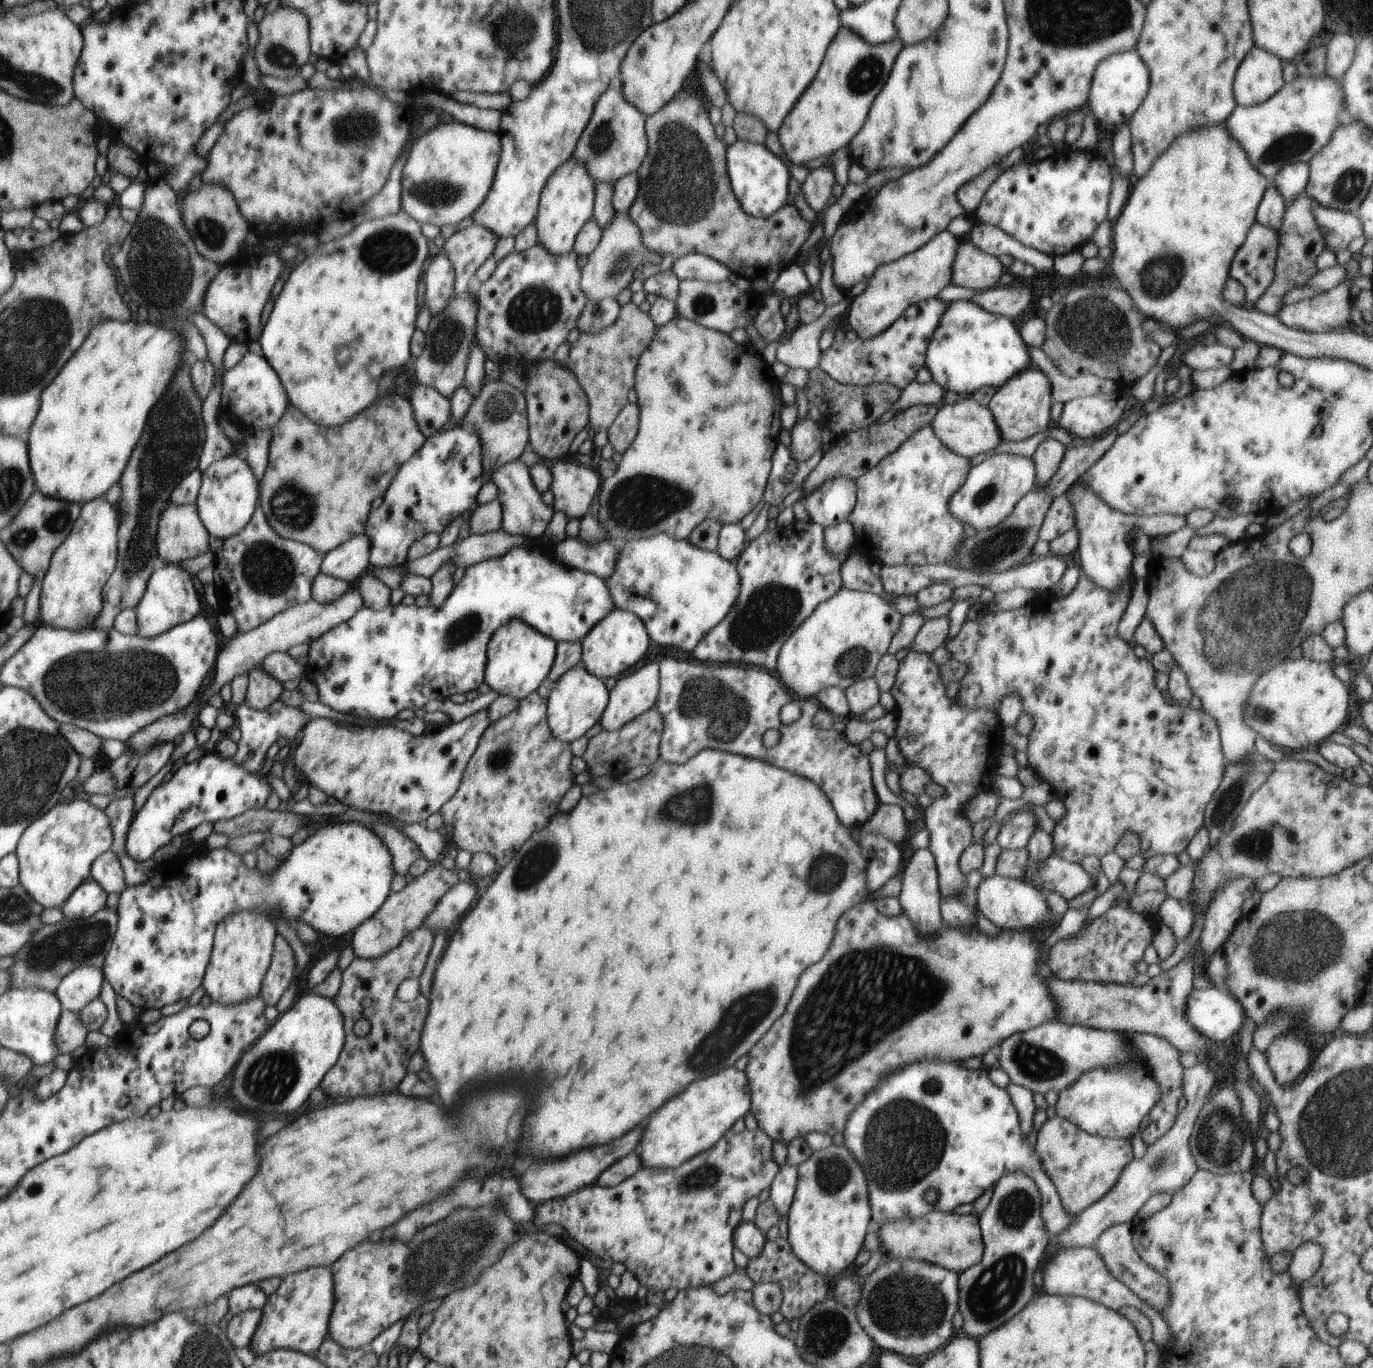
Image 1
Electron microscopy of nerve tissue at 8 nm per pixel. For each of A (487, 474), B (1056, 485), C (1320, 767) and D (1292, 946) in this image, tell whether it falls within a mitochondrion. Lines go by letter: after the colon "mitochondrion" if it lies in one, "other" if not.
A: other
B: other
C: other
D: mitochondrion

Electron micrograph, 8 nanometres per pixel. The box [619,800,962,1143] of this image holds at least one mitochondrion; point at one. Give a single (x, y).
(865, 995)

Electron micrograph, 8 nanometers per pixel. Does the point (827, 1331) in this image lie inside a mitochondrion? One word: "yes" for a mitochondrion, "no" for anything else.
yes

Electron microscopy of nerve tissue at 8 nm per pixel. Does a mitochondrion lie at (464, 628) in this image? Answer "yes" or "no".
yes

